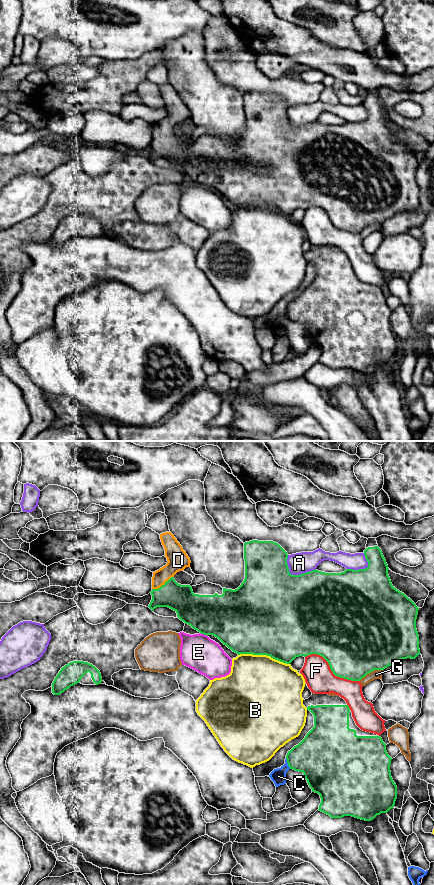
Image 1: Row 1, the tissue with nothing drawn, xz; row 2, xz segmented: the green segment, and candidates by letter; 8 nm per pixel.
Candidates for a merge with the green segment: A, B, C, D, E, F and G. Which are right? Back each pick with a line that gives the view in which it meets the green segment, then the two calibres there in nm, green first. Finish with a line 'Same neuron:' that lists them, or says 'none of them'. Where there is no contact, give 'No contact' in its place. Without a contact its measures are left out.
D: Touches green in xz. Thickness 220 nm (green) against 170 nm
Same neuron: D

